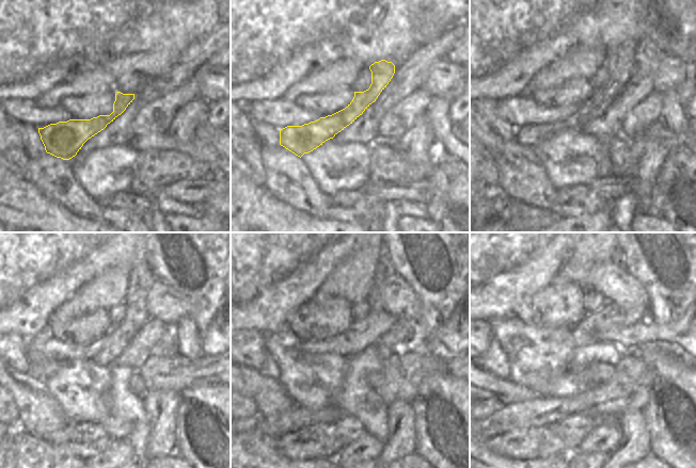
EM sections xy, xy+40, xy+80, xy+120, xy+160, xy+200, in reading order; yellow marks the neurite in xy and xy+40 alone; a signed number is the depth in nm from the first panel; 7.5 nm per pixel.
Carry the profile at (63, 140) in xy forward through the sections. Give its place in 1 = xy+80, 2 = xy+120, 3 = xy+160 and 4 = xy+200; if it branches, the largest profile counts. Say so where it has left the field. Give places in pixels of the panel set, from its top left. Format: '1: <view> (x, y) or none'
1: xy+80 (619, 61)
2: xy+120 (141, 278)
3: xy+160 (382, 270)
4: xy+200 (618, 256)

